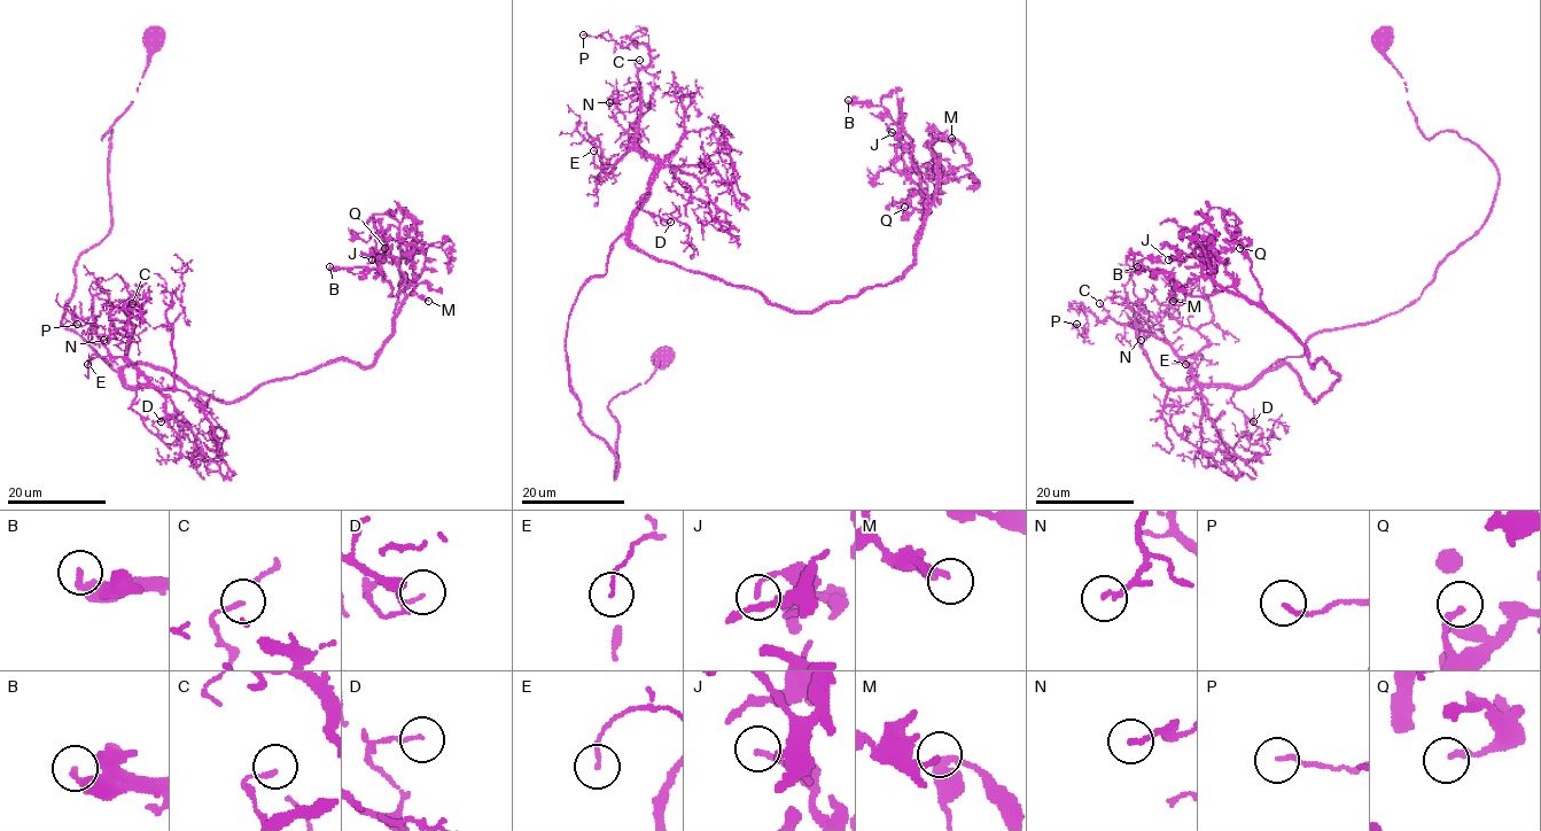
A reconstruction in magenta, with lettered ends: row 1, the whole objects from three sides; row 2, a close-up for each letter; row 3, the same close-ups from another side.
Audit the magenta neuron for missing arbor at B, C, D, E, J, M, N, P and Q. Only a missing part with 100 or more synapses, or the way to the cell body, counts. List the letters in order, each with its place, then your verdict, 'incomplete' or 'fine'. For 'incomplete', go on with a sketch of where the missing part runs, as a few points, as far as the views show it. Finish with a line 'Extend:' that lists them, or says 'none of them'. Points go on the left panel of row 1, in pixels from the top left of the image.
B: place (329, 266); fine
C: place (132, 303); fine
D: place (161, 421); fine
E: place (87, 364); fine
J: place (372, 259); fine
M: place (428, 301); fine
N: place (103, 340); fine
P: place (77, 324); fine
Q: place (384, 248); fine
Extend: none of them

